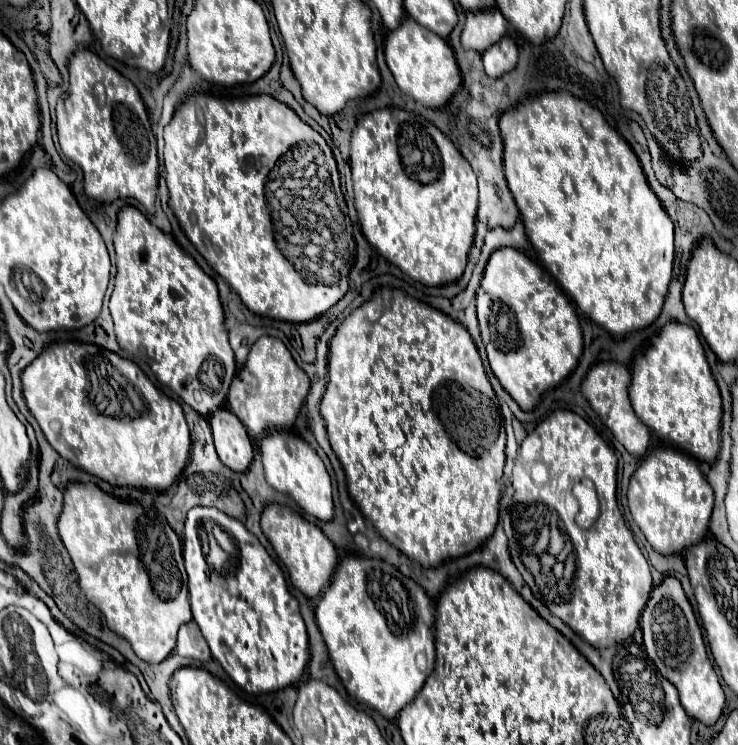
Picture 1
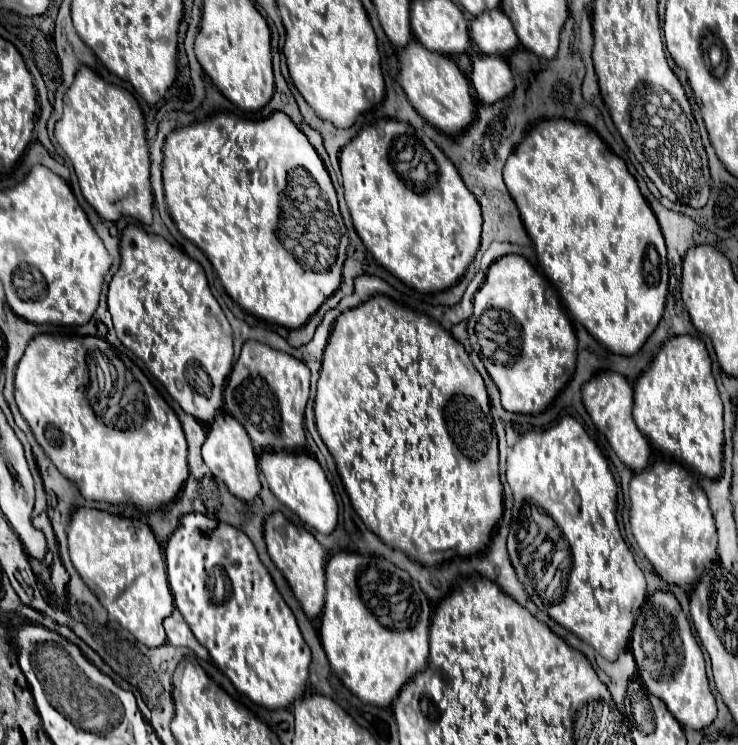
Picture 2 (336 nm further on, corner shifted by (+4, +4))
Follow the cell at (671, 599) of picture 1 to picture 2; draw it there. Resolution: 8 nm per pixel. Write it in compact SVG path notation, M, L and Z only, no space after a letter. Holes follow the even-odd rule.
M656 591L648 597L632 631L630 645L646 689L666 703L682 727L704 729L716 719L716 701L708 687L704 655L678 599L672 593Z

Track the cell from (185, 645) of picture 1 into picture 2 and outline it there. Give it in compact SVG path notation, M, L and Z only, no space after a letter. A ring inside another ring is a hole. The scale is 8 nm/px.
M174 609L174 613L164 621L164 629L168 635L168 643L172 643L174 647L188 647L192 649L200 659L210 659L208 651L196 641L196 637L192 635L190 627L186 625L186 621L182 619L180 611Z

